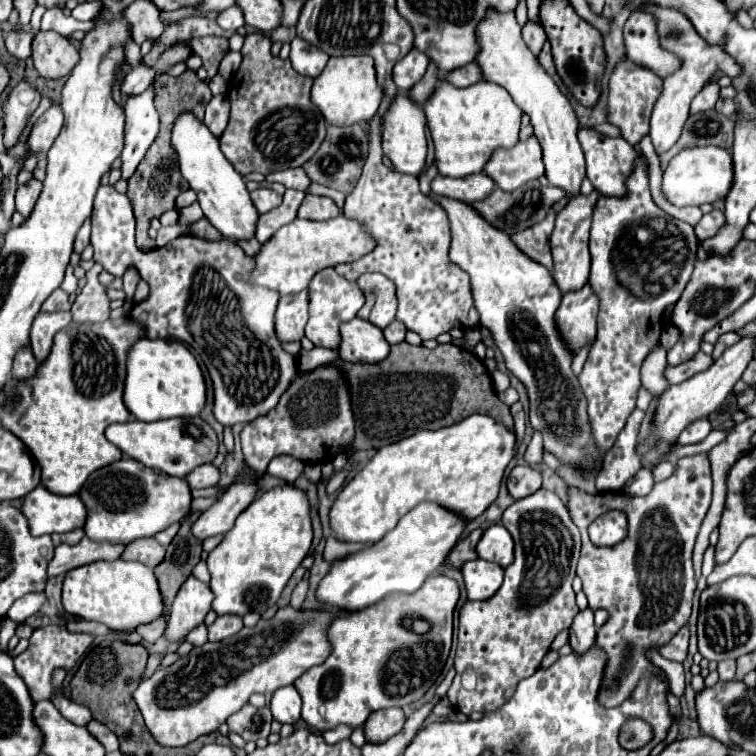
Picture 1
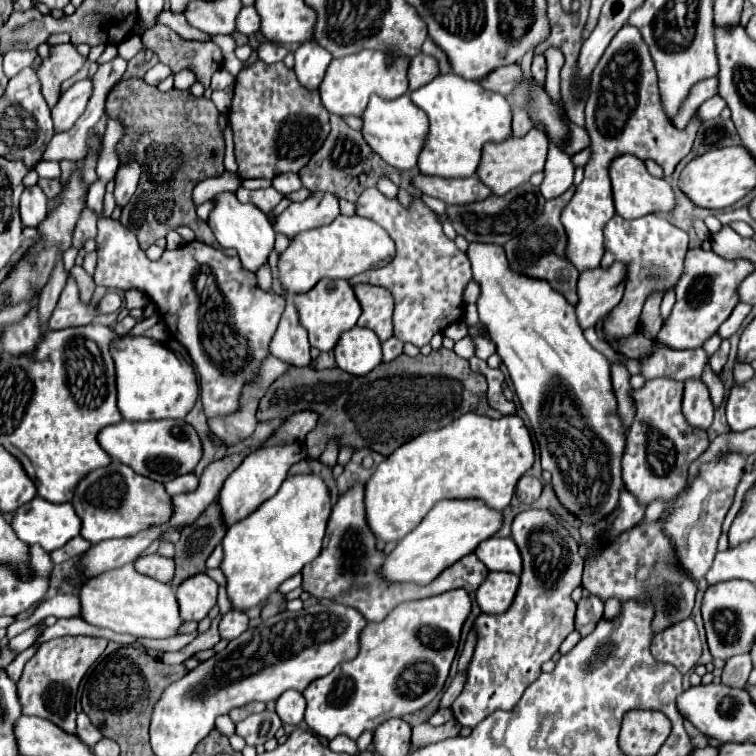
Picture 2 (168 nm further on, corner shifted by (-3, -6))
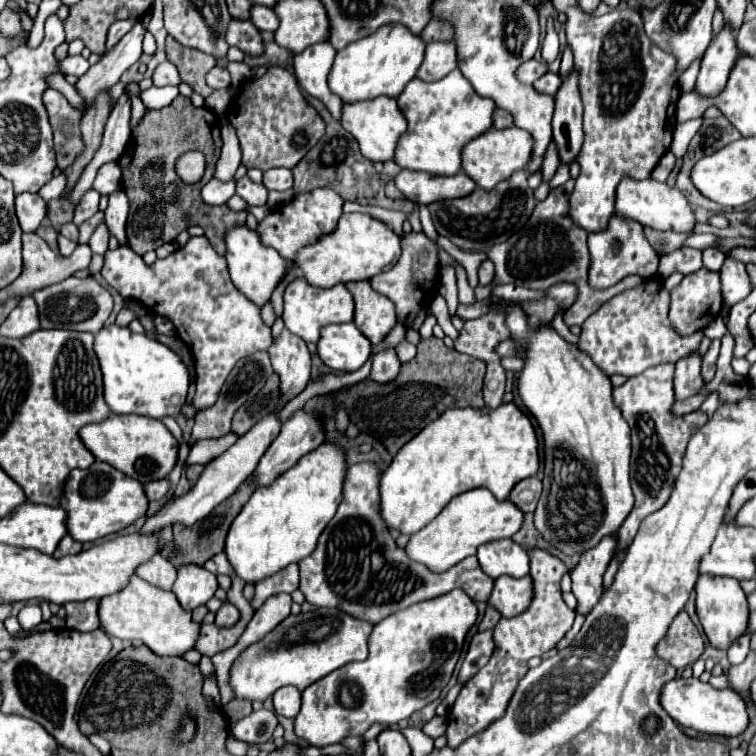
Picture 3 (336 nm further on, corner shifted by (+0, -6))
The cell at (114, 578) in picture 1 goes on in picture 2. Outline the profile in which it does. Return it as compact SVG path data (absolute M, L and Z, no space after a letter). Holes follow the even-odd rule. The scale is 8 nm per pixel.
M132 564L108 570L82 582L80 588L80 618L98 628L110 628L120 634L170 638L182 624L178 616L178 602L170 584L152 580L134 570Z

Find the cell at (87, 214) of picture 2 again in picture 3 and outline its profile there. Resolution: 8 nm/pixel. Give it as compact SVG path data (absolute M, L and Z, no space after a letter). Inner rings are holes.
M87 190L87 194L85 194L85 198L81 198L81 202L79 202L79 206L77 206L77 210L75 210L75 218L73 218L73 222L79 226L79 224L83 224L85 220L89 220L97 210L99 210L99 198L101 198L101 194L97 194L97 190Z

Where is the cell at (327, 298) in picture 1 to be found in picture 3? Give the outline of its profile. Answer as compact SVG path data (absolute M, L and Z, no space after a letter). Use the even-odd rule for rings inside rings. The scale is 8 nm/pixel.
M303 276L291 280L285 288L283 294L283 322L285 328L303 338L305 342L317 342L319 340L319 330L327 324L343 324L343 322L351 322L353 320L353 298L349 294L349 290L345 288L345 284L335 284L331 288L317 288L317 286L309 286L305 282Z

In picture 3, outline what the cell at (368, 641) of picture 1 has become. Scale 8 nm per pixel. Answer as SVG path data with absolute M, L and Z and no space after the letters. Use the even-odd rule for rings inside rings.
M463 590L417 602L377 624L369 636L369 658L347 664L303 692L295 736L309 746L329 746L345 736L363 736L375 724L397 724L441 696L463 652L465 636L477 622L477 606Z

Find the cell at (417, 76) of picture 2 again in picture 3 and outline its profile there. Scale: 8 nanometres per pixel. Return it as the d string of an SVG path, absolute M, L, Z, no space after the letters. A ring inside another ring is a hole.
M455 40L451 42L431 42L427 44L425 50L425 60L417 72L417 78L425 82L441 80L445 78L451 70L455 70L457 64L457 48Z

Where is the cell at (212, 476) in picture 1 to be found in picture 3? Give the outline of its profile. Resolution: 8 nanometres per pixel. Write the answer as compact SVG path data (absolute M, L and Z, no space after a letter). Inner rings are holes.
M157 480L157 482L147 482L147 484L143 484L145 486L145 496L149 498L149 502L151 500L159 500L159 498L163 498L165 494L167 494L167 490L169 490L169 480Z

